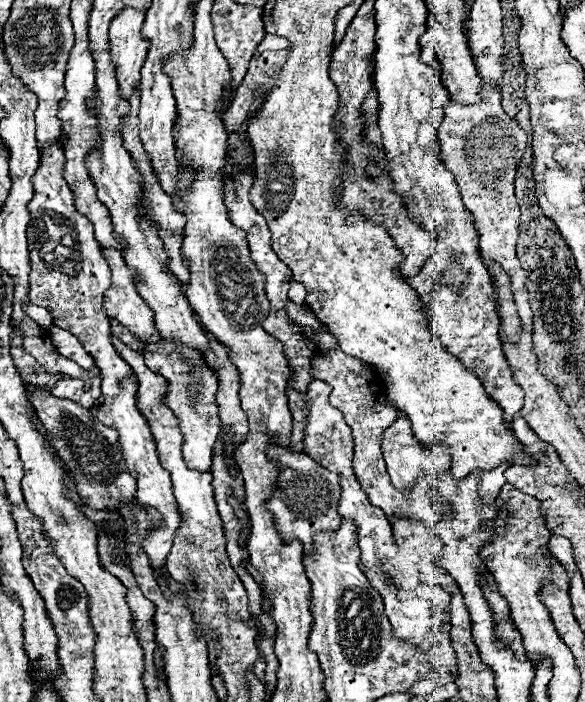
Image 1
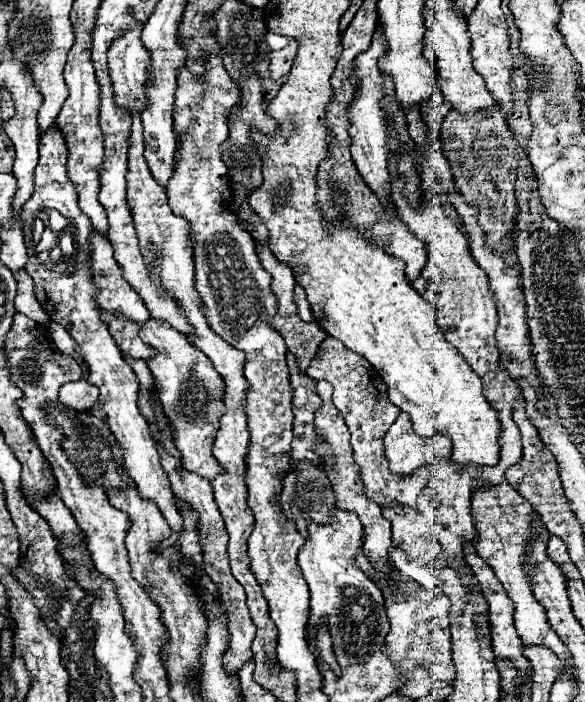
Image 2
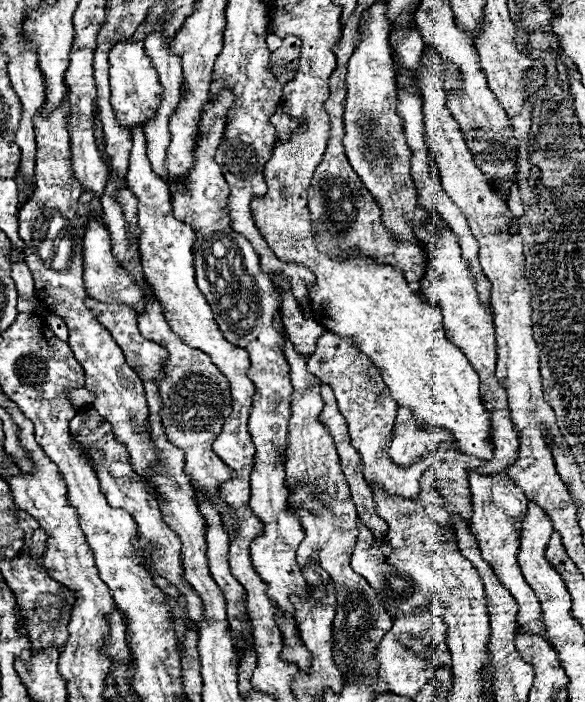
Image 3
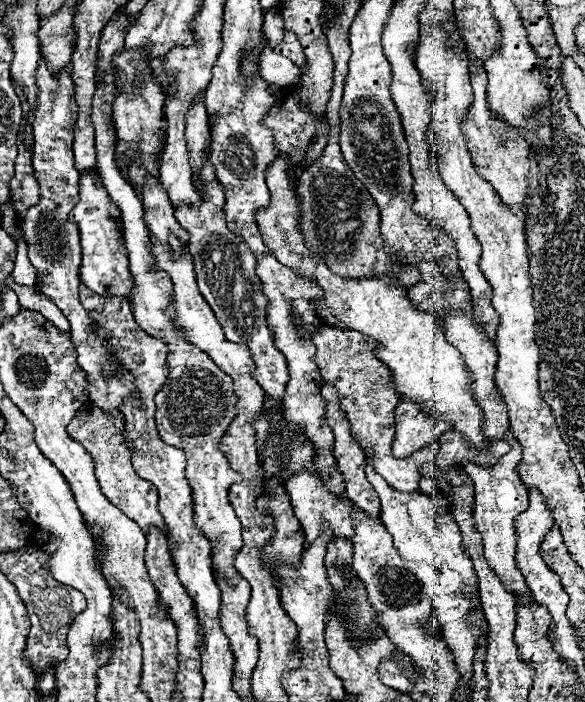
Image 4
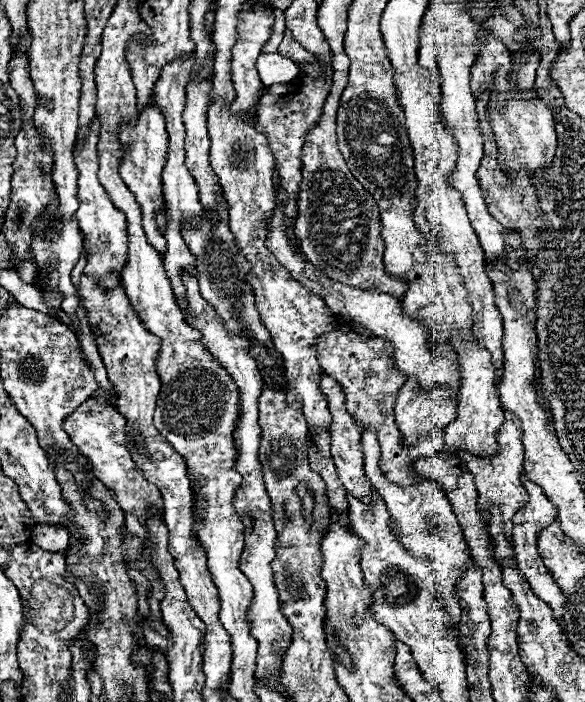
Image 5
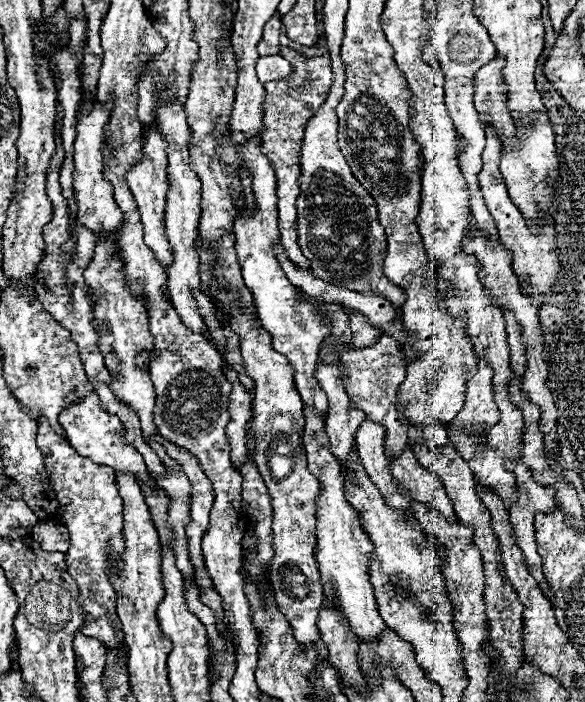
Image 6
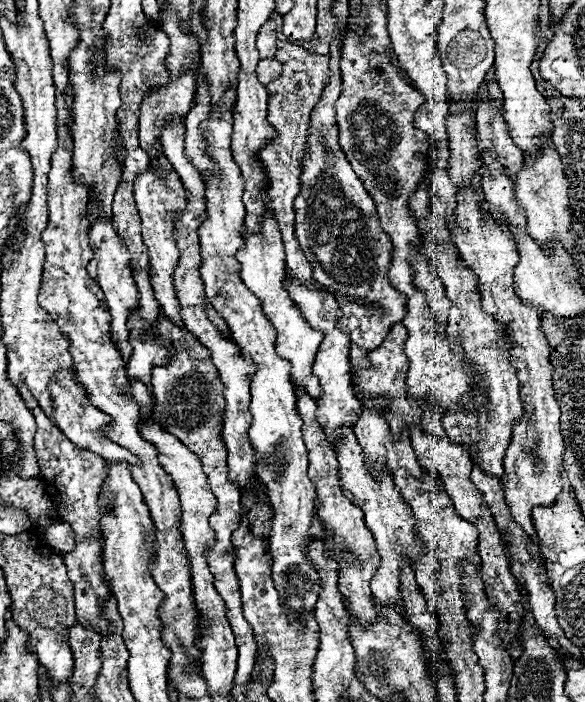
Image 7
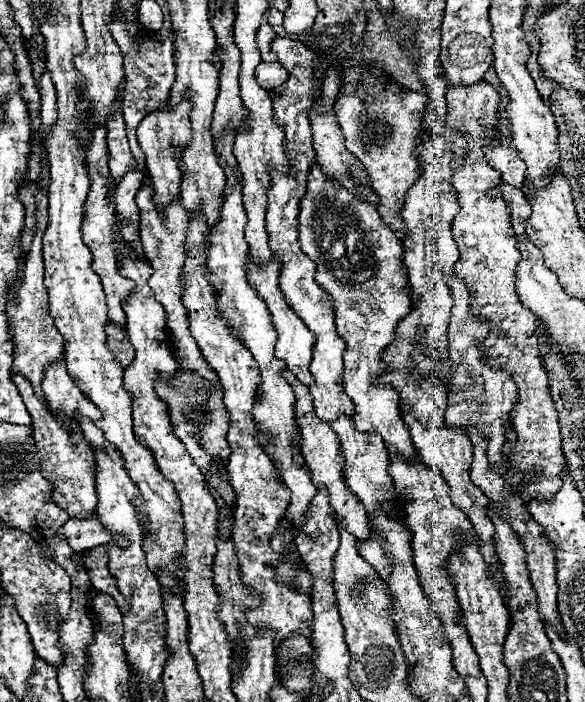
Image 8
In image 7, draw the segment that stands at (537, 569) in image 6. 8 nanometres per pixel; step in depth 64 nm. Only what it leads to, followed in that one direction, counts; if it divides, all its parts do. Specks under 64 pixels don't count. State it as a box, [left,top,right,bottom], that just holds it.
[448,94,562,560]

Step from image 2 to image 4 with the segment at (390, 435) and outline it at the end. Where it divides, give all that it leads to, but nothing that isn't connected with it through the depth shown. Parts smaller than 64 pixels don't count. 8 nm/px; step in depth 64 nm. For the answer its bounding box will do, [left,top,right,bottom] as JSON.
[392,400,452,458]

